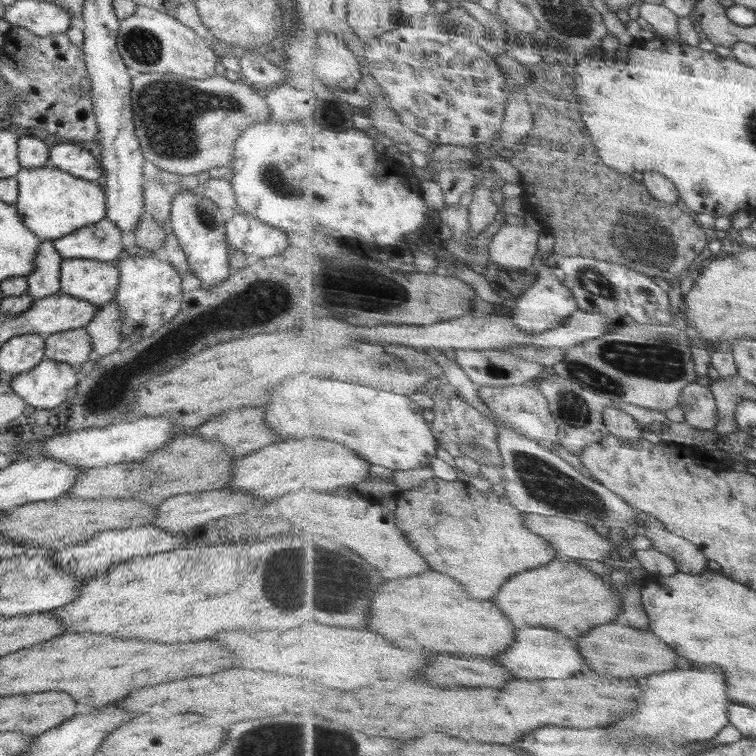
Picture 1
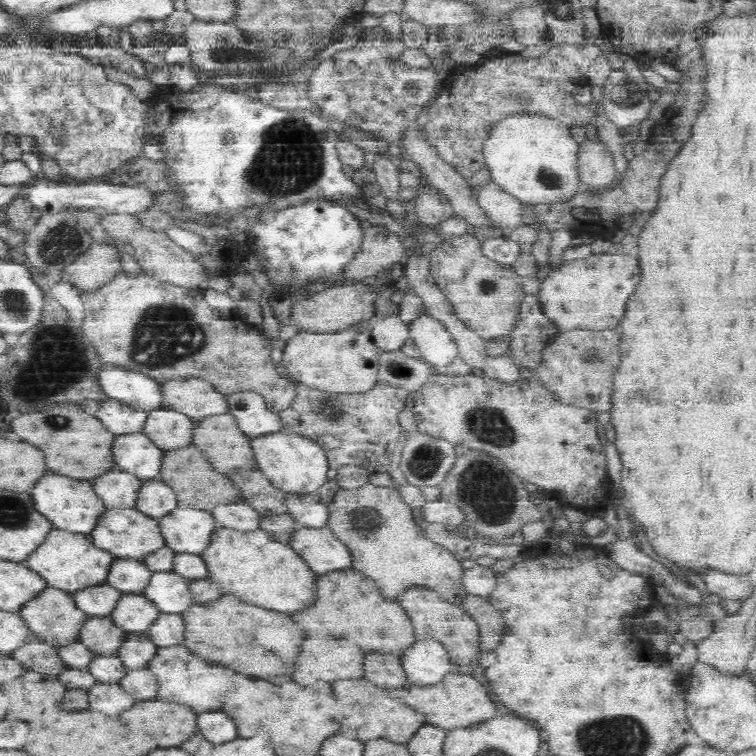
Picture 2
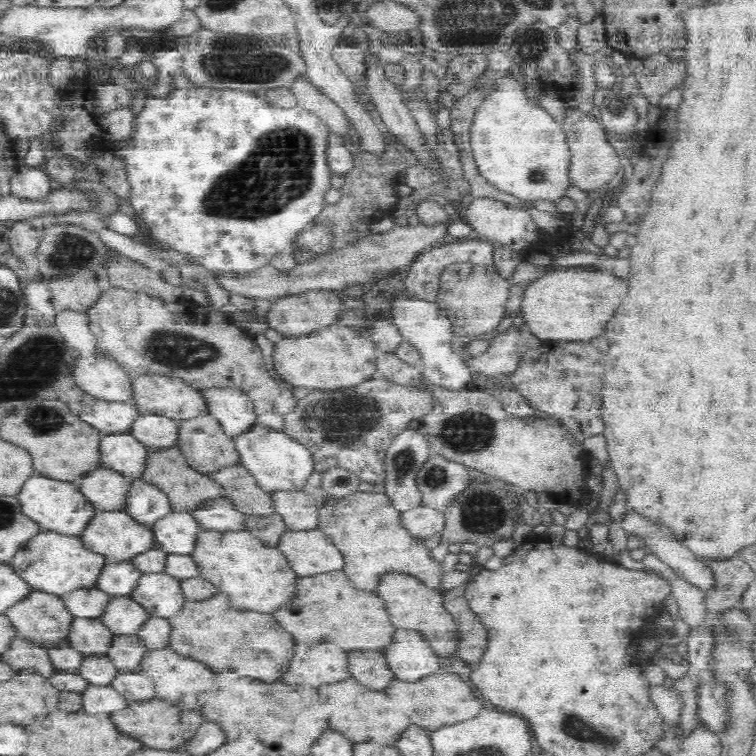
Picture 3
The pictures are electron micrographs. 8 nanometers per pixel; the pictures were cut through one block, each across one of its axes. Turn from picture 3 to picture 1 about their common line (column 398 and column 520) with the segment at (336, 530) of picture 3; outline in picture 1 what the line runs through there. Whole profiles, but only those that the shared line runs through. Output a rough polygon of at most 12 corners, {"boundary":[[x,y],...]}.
{"boundary":[[435,477],[398,526],[474,600],[560,556],[507,495]]}

